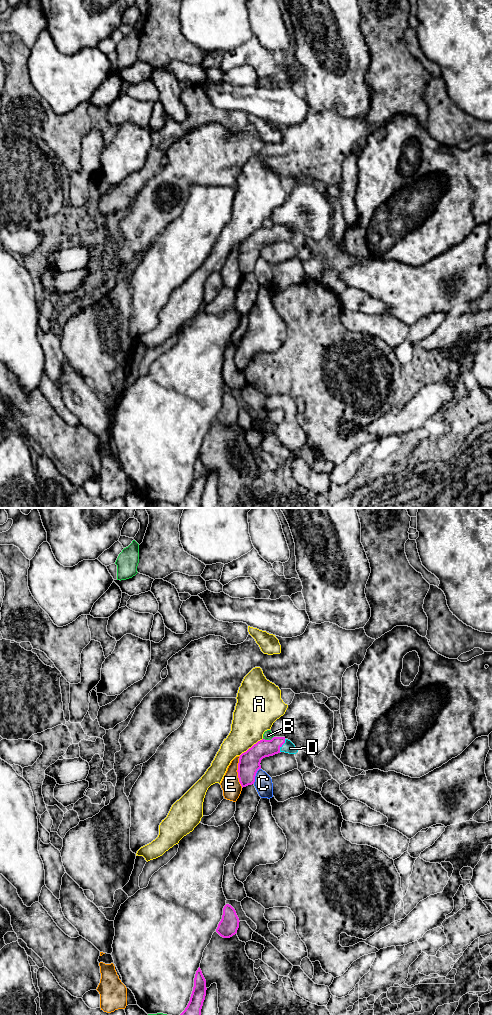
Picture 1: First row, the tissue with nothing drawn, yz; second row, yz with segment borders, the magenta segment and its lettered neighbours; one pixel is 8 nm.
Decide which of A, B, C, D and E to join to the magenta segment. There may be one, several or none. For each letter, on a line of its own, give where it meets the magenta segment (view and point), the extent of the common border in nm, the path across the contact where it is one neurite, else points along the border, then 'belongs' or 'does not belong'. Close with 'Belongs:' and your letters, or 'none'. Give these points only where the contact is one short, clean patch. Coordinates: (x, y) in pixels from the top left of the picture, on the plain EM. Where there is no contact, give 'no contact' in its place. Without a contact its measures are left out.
A: contact yz (251, 235); length 240 nm; does not belong
B: contact yz (268, 228); length 90 nm; does not belong
C: contact yz (255, 263); length 140 nm; does not belong
D: contact yz (281, 234); length 120 nm; way yz (252, 245), (263, 236), (281, 234), (288, 235); belongs
E: contact yz (237, 259); length 260 nm; border yz (238, 244), (237, 265), (242, 275); does not belong
Belongs: D

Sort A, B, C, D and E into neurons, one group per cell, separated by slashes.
A / B / C / D / E

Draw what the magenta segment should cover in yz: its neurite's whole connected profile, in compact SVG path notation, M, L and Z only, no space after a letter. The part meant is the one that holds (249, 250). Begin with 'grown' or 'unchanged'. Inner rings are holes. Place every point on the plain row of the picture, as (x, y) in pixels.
grown | M273 225L271 228L262 227L242 241L238 251L238 266L243 275L252 273L255 270L255 264L261 257L261 248L265 245L285 240L296 242L298 240L295 233L285 225Z

